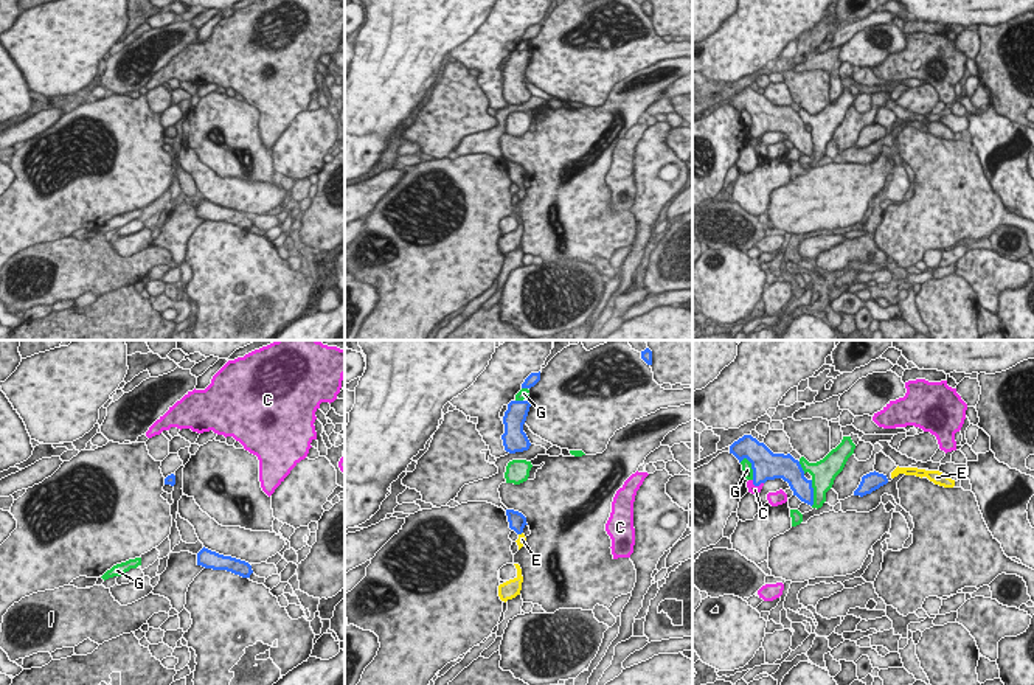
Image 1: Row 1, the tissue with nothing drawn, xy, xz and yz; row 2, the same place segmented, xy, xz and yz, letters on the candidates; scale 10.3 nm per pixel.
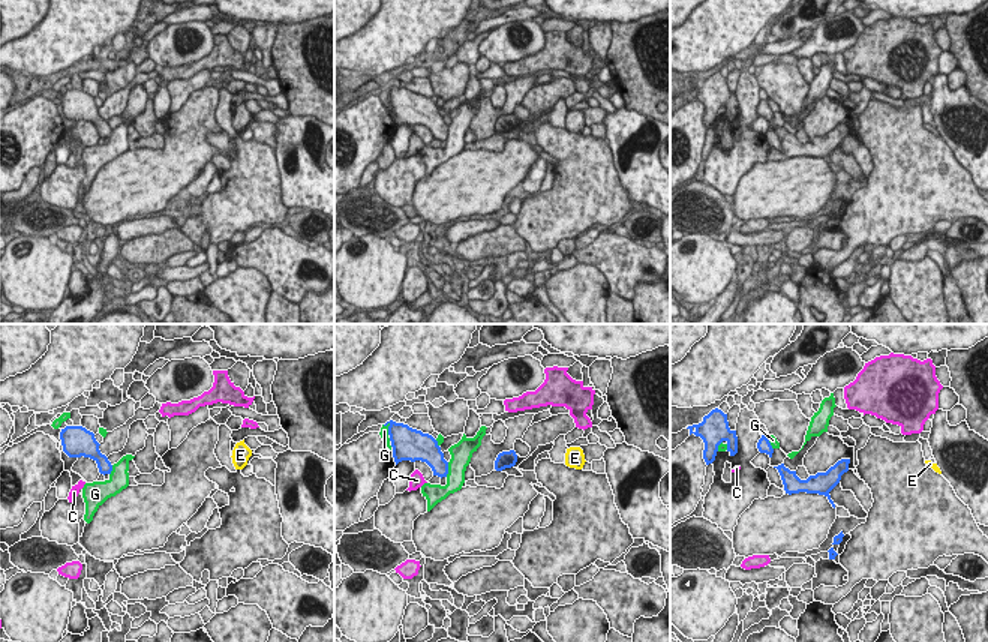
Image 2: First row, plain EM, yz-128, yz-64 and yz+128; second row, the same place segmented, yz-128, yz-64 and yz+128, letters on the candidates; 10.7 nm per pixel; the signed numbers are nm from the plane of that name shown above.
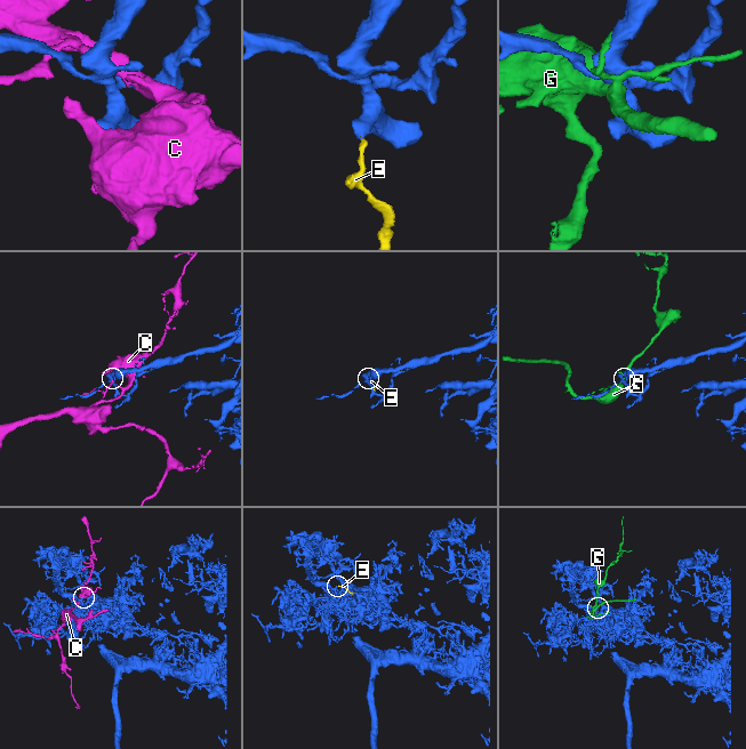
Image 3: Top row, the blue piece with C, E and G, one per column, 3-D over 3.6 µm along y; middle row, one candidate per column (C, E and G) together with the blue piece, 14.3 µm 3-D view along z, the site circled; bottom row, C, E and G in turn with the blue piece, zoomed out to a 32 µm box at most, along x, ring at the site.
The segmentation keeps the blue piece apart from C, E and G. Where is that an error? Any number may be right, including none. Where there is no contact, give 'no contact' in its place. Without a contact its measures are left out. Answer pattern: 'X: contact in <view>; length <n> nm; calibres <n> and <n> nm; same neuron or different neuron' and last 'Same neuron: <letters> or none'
C: contact in yz; length 130 nm; calibres 300 and 100 nm; different neuron
E: contact in xz; length 60 nm; calibres 180 and 90 nm; same neuron
G: contact in yz; length 260 nm; calibres 300 and 100 nm; different neuron
Same neuron: E

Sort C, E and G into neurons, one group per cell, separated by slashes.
C / E / G

